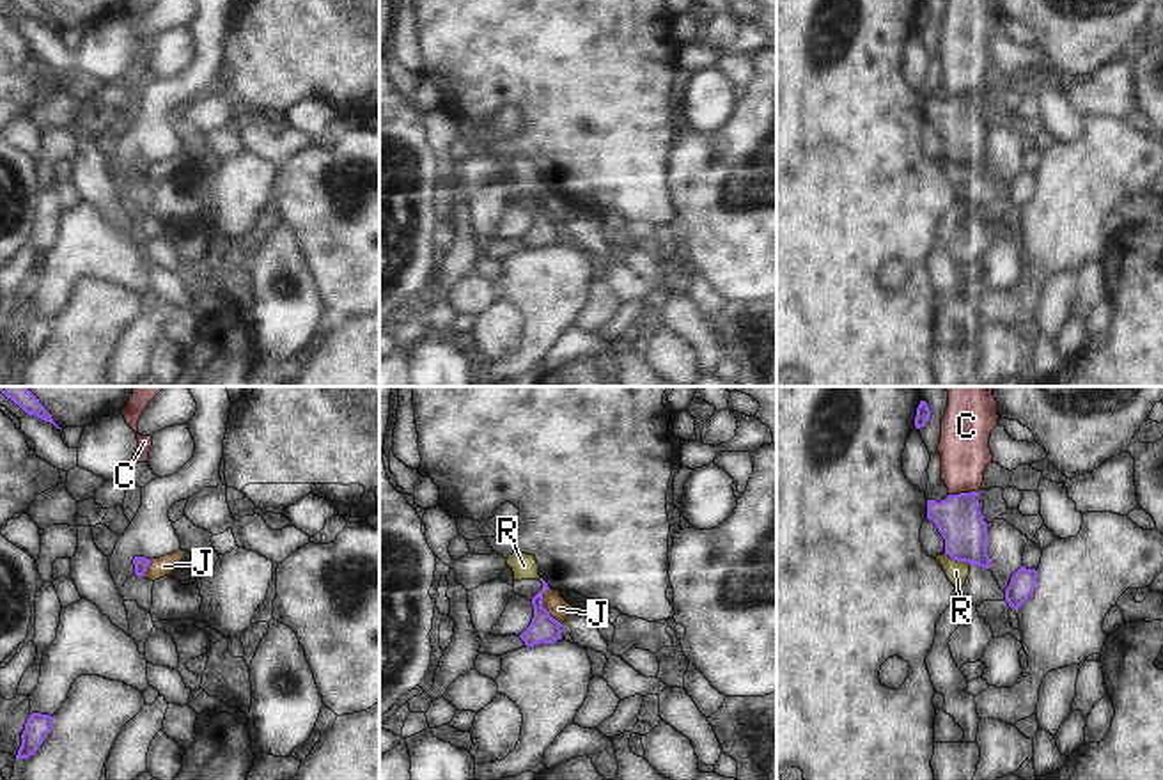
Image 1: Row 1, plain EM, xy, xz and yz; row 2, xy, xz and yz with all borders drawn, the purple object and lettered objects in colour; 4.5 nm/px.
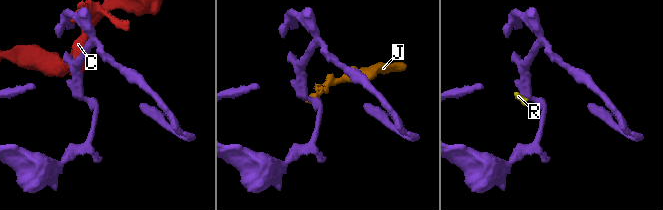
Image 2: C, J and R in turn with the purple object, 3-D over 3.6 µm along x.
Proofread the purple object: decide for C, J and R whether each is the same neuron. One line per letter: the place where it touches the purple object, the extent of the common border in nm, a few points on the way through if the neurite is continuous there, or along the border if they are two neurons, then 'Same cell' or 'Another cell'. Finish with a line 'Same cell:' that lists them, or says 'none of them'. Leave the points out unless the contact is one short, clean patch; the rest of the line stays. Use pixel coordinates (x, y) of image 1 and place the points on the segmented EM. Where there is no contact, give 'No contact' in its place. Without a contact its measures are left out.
C: Touches purple at yz (963, 493). Shared border 140 nm. Boundary: yz (977, 490), (949, 495). Another cell
J: Touches purple at xz (543, 607). Shared border 180 nm. Boundary: xz (548, 587), (543, 592), (543, 607), (561, 623). Another cell
R: Touches purple at yz (958, 561). Shared border 140 nm. Boundary: yz (944, 553), (970, 564). Another cell
Same cell: none of them

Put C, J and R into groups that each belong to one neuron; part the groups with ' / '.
C / J / R

